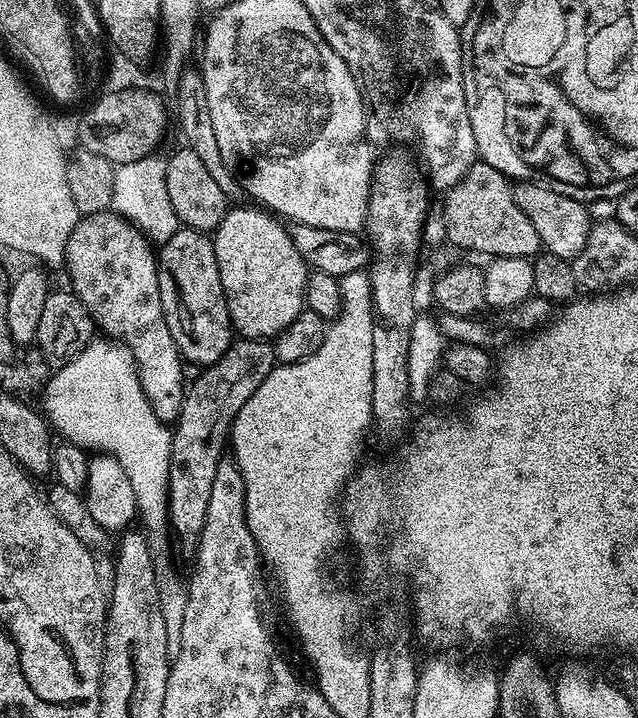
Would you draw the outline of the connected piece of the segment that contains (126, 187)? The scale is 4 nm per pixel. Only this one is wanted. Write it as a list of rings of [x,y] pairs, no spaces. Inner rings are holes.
[[[160,154],[138,158],[138,162],[126,162],[116,168],[114,174],[114,194],[111,211],[117,212],[148,238],[153,245],[166,243],[181,228],[180,219],[170,206],[170,193],[166,191],[167,159]]]

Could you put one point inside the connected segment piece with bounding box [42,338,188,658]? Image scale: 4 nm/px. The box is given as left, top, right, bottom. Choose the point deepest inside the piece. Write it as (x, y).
(96, 400)

